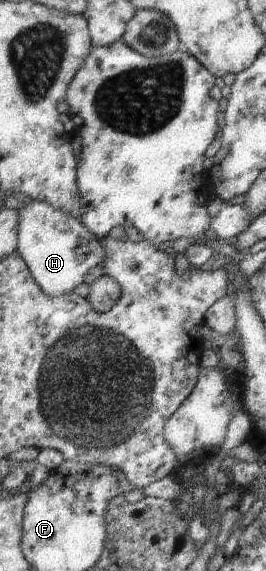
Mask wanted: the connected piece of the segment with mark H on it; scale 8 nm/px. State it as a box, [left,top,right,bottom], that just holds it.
[18,200,106,297]

